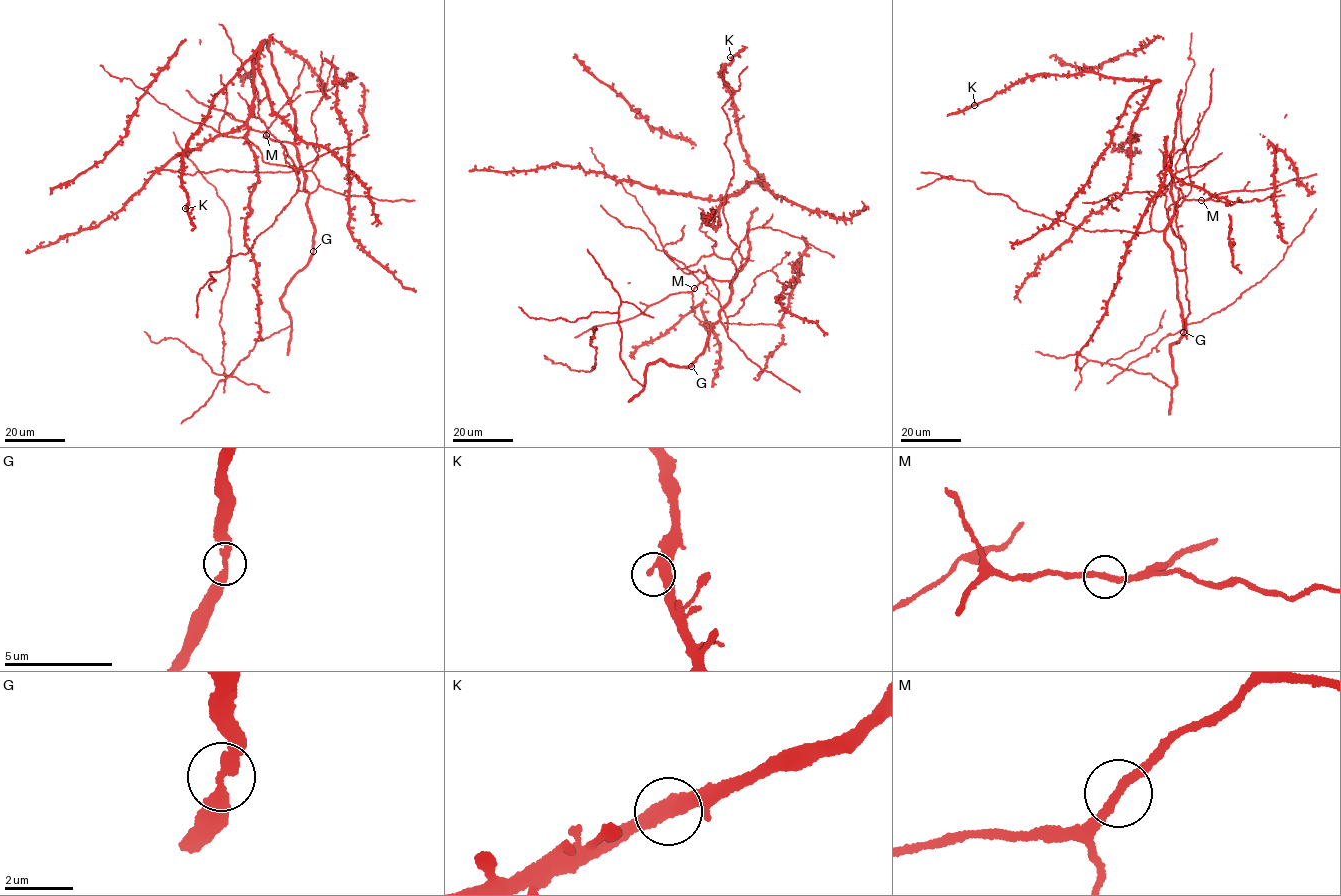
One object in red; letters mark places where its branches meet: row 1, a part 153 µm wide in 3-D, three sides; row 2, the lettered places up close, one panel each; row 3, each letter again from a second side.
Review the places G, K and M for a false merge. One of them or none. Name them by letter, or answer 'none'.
none

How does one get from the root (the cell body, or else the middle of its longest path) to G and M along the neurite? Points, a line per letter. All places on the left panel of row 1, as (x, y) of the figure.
G: (305, 179), (307, 210), (314, 229), (313, 251)
M: (305, 179), (292, 144), (271, 140), (266, 135)

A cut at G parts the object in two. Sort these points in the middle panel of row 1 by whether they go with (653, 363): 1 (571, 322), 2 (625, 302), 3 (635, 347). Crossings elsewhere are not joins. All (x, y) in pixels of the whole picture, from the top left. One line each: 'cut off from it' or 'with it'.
1: with it
2: with it
3: cut off from it

